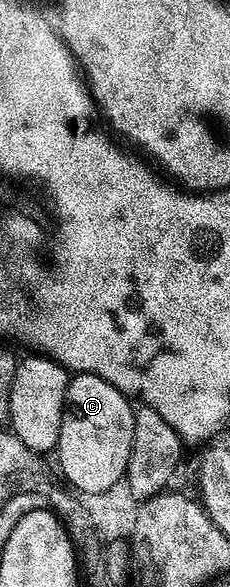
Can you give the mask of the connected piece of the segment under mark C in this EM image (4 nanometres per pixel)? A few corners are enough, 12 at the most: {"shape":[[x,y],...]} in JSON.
{"shape":[[71,375],[56,457],[75,493],[124,479],[131,397]]}

